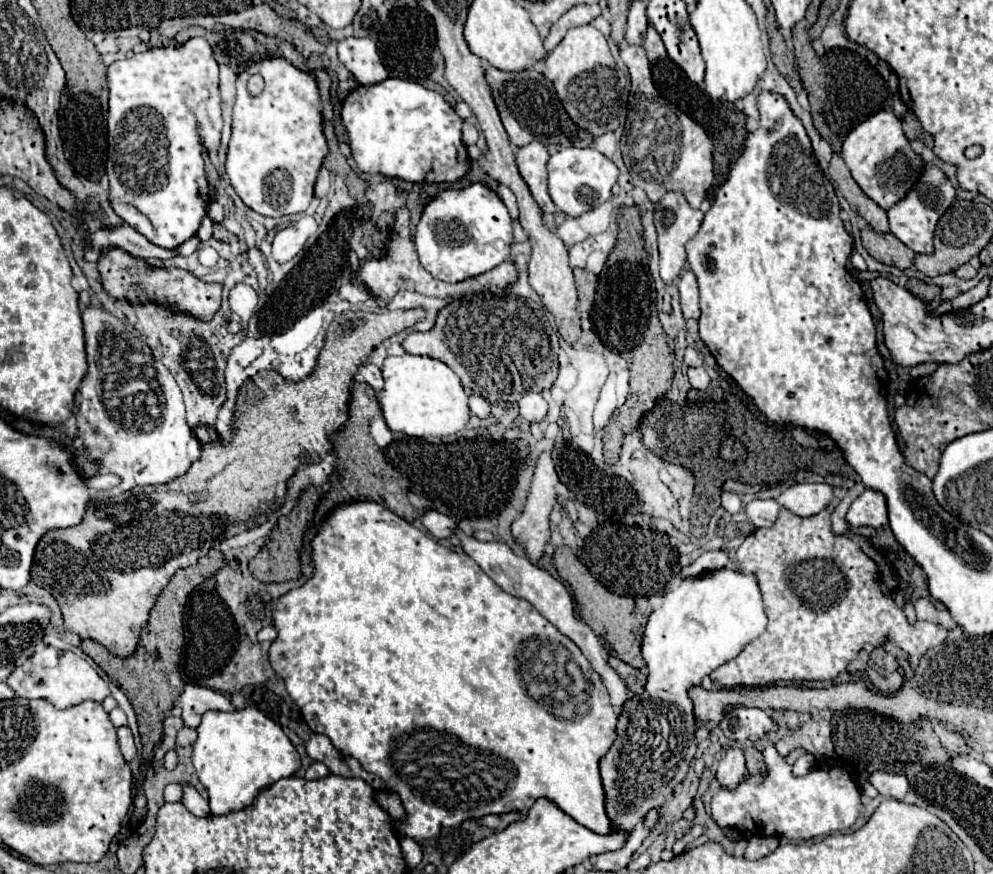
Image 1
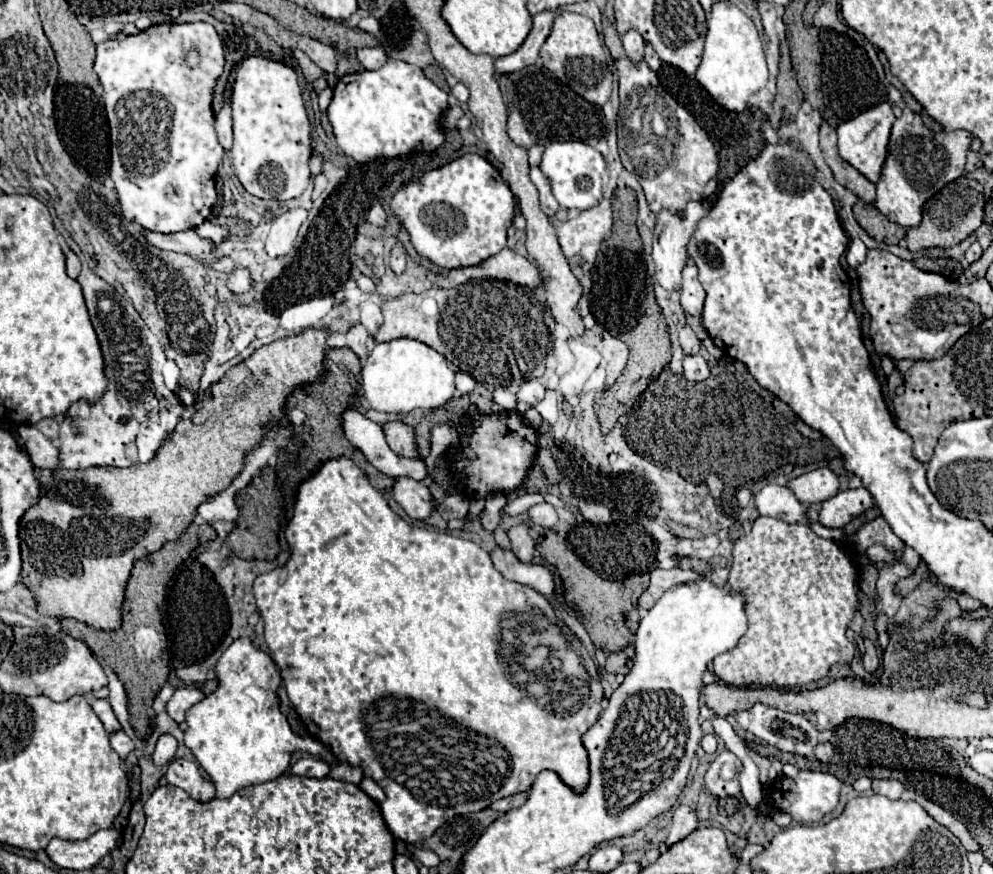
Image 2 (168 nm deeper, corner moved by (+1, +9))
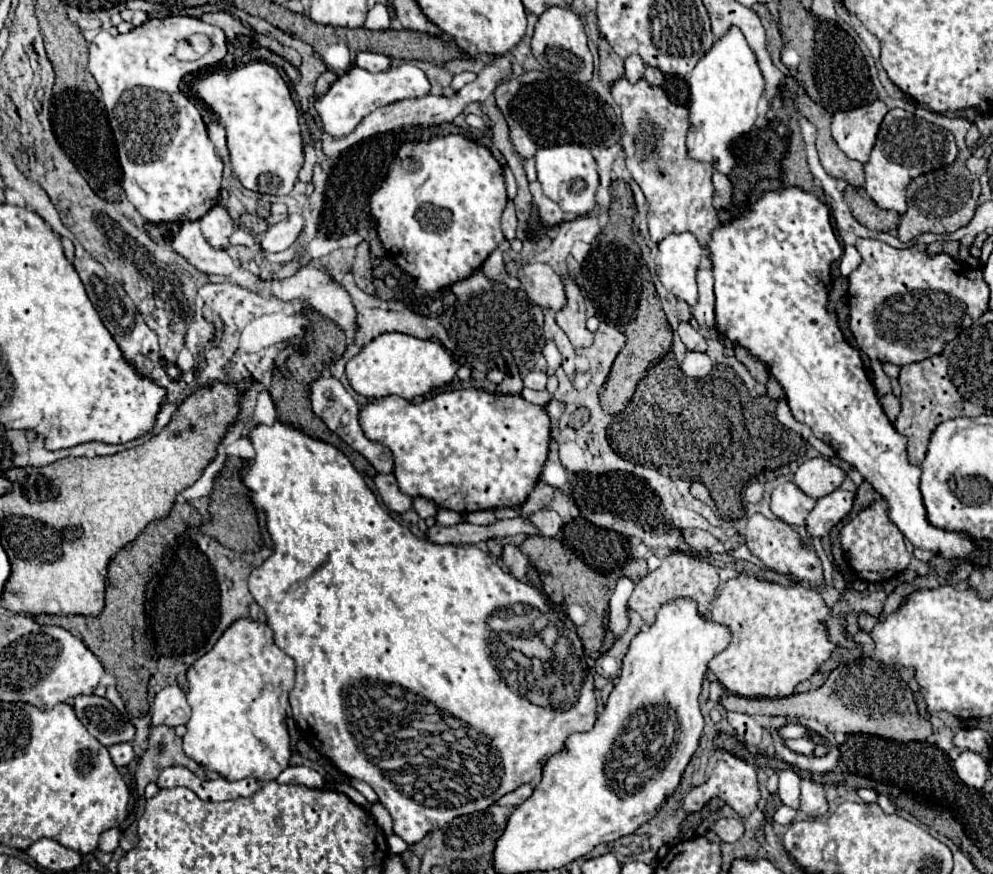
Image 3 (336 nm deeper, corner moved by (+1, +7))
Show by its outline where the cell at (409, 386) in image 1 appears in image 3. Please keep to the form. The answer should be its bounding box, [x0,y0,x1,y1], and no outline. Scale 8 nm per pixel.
[346,332,458,400]

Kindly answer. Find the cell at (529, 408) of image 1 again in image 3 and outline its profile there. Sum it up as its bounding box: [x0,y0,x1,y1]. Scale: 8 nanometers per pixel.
[524,370,548,390]

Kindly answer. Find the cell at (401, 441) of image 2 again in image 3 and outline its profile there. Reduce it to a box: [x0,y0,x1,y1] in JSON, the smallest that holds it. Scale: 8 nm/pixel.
[360,388,550,516]

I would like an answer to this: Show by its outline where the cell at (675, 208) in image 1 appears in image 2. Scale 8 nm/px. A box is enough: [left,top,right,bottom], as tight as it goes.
[654,202,708,290]

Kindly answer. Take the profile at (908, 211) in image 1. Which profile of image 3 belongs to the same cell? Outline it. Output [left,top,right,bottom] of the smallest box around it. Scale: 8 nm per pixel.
[864,108,958,214]

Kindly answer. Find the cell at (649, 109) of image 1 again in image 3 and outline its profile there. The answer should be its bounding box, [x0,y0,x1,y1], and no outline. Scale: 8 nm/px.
[612,78,720,248]

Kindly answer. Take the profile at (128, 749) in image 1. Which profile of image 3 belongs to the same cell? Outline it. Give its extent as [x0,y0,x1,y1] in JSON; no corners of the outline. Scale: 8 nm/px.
[108,742,134,768]

